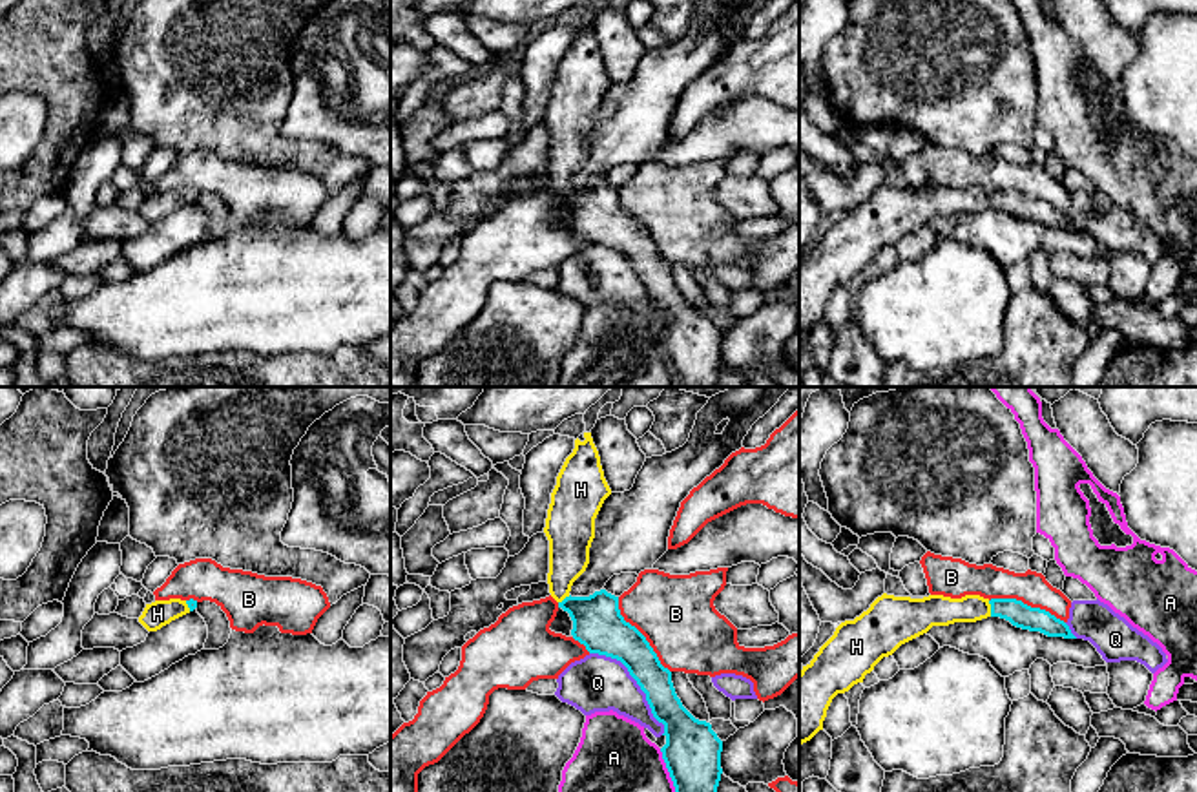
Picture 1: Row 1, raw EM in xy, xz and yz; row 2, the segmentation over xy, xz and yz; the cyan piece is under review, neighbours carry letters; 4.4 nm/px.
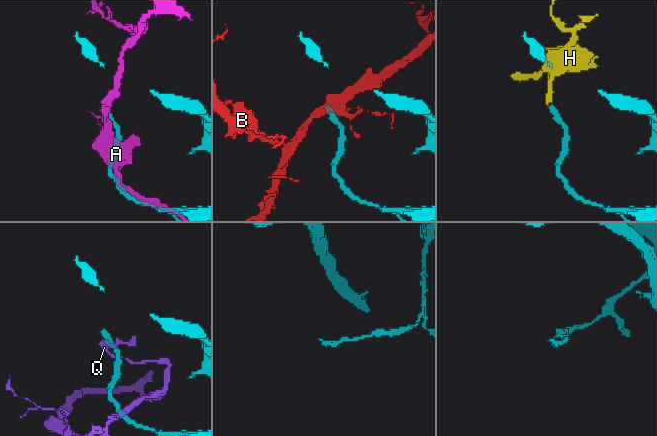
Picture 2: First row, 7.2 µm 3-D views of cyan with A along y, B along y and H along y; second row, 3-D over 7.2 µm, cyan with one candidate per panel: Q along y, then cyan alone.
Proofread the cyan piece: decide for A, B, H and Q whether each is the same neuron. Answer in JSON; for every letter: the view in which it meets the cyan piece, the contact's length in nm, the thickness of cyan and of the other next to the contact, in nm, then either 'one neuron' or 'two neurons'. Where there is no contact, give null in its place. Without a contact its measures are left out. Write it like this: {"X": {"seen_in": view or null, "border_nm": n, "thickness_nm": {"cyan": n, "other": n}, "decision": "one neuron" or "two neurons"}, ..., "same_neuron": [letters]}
{"A": {"seen_in": "xz", "border_nm": 200, "thickness_nm": {"cyan": 260, "other": 320}, "decision": "two neurons"}, "B": {"seen_in": "xz", "border_nm": 400, "thickness_nm": {"cyan": 220, "other": 340}, "decision": "two neurons"}, "H": {"seen_in": "yz", "border_nm": 70, "thickness_nm": {"cyan": 110, "other": 140}, "decision": "one neuron"}, "Q": {"seen_in": "xz", "border_nm": 480, "thickness_nm": {"cyan": 180, "other": 260}, "decision": "two neurons"}, "same_neuron": ["H"]}

